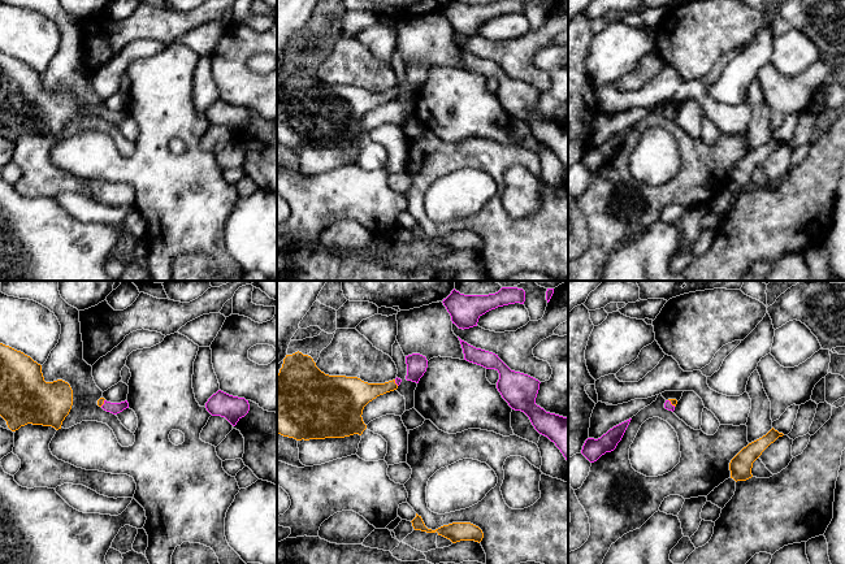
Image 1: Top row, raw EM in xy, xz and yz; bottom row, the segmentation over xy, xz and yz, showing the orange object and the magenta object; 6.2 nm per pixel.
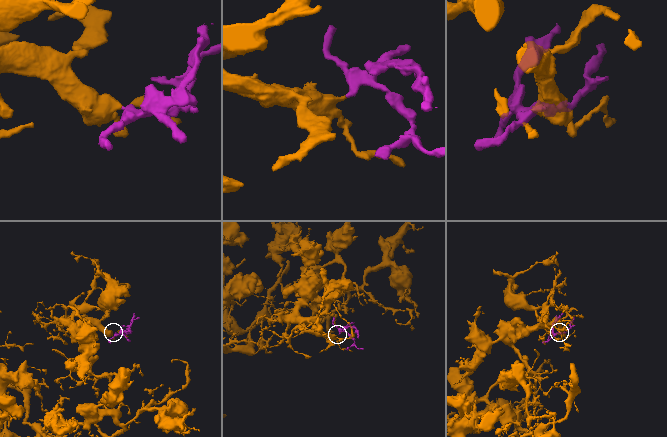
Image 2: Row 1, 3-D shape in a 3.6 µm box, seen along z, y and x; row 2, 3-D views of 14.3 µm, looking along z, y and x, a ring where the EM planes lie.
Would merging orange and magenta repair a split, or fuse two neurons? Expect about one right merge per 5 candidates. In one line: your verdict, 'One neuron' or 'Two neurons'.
One neuron

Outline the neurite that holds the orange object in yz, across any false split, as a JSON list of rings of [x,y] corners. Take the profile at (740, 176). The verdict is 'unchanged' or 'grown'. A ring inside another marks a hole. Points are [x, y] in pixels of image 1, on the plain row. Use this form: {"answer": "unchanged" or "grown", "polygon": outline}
{"answer": "unchanged", "polygon": [[[772,136],[766,144],[744,156],[729,172],[731,187],[736,191],[751,187],[753,172],[771,152],[783,144]]]}

